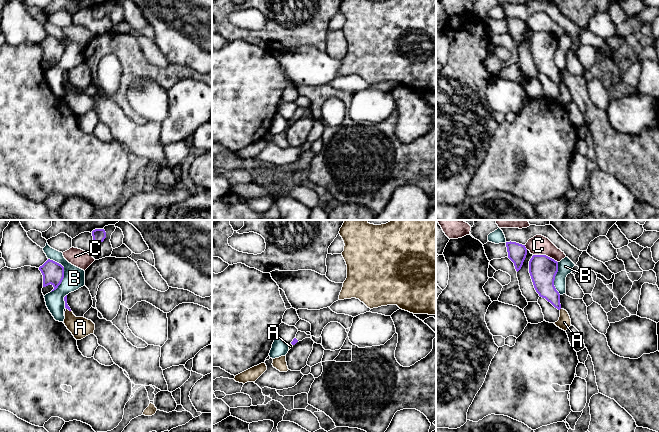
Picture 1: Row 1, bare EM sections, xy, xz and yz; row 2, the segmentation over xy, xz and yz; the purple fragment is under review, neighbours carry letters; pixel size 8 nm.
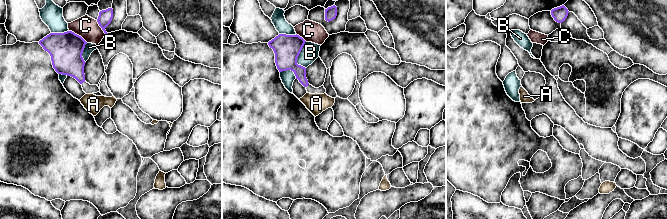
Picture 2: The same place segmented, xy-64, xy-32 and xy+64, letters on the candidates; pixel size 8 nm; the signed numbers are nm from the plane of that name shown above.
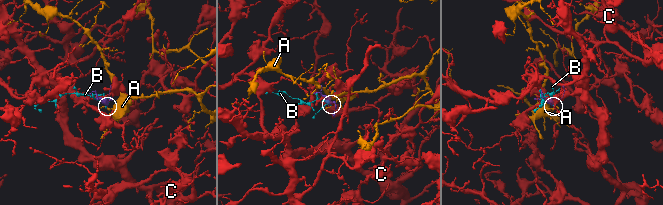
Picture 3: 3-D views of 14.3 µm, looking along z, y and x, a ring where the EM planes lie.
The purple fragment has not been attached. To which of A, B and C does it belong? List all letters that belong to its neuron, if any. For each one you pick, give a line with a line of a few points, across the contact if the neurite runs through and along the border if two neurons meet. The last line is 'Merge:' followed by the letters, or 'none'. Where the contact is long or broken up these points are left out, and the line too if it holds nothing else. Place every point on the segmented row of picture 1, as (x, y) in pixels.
Merge: none

